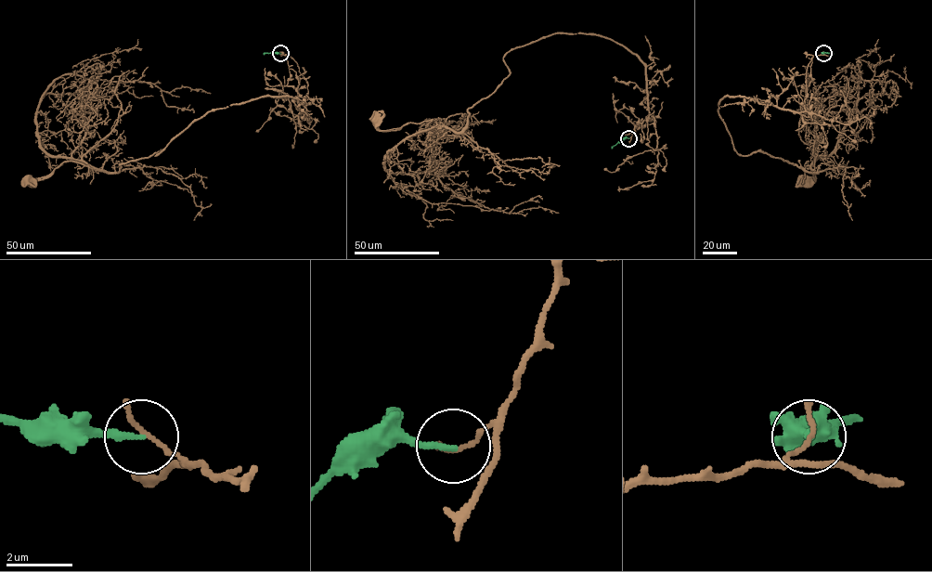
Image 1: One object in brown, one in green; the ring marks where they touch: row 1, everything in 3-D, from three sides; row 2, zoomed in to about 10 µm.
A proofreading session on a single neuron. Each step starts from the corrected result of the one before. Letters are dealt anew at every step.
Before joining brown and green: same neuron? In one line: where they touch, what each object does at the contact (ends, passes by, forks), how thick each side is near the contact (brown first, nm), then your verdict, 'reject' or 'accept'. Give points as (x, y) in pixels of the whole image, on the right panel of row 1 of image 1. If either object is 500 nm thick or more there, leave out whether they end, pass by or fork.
place (823, 53); brown ends; green ends; calibres 160 and 200 nm; reject

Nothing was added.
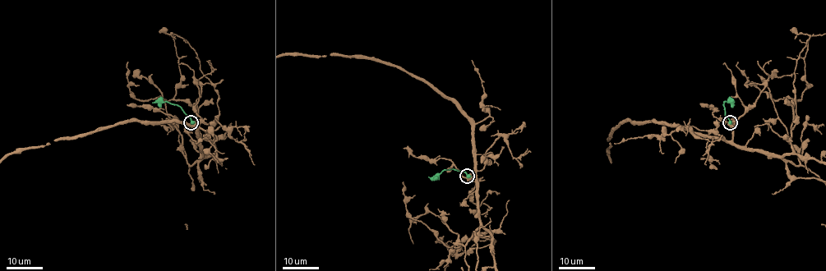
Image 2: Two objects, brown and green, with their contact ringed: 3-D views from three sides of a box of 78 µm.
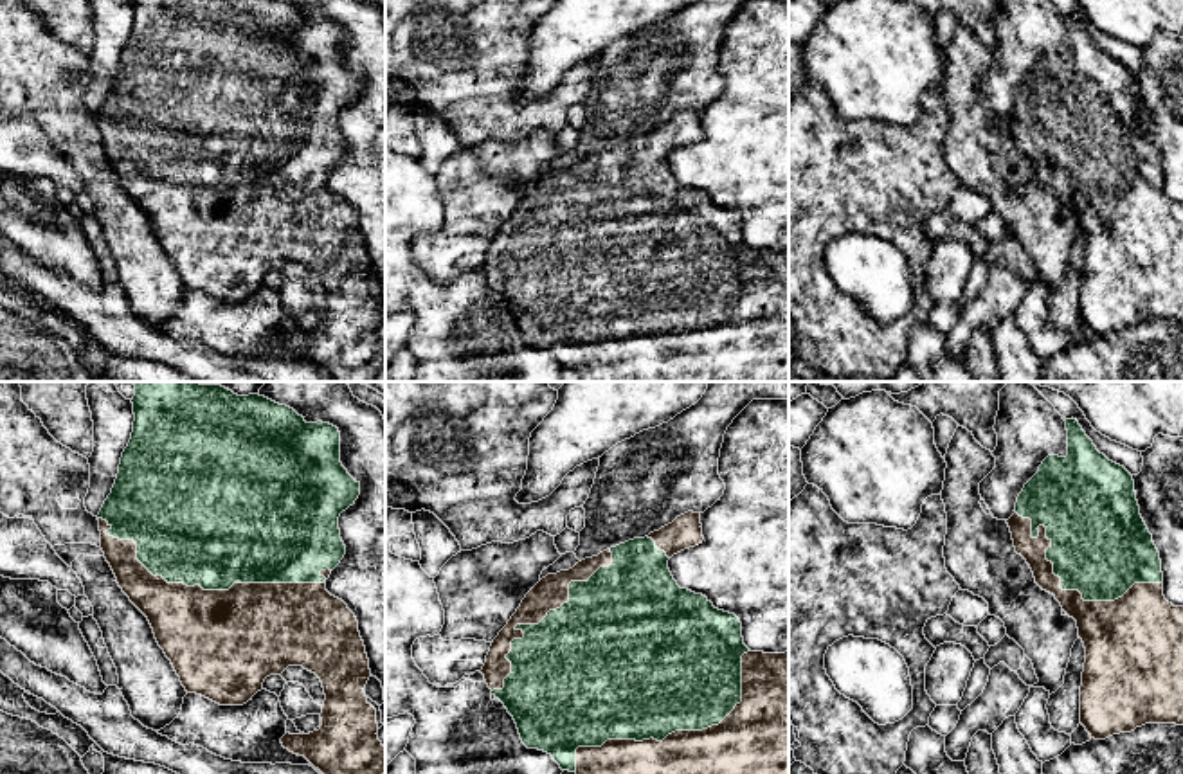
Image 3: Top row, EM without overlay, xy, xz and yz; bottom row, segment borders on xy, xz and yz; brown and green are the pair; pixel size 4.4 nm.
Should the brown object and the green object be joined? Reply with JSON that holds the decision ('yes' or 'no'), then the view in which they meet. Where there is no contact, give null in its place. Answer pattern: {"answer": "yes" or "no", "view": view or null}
{"answer": "yes", "view": "xy"}

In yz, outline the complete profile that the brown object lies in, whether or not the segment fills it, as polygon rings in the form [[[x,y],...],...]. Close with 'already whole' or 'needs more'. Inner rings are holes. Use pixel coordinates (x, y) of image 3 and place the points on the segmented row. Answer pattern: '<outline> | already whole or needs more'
[[[1077,419],[1066,421],[1068,455],[1048,455],[1025,484],[1016,513],[1007,520],[1016,553],[1030,565],[1035,583],[1055,596],[1077,621],[1086,648],[1080,686],[1080,724],[1095,740],[1131,733],[1145,724],[1183,725],[1183,607],[1163,596],[1160,553],[1136,500],[1133,475],[1097,450]]] | needs more

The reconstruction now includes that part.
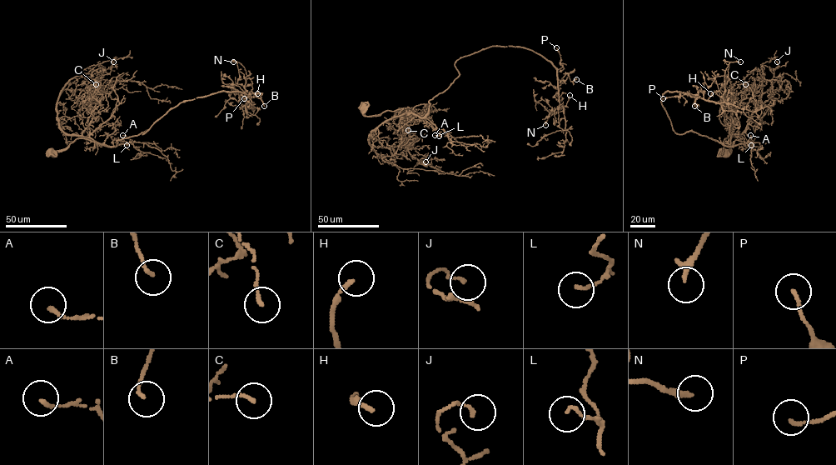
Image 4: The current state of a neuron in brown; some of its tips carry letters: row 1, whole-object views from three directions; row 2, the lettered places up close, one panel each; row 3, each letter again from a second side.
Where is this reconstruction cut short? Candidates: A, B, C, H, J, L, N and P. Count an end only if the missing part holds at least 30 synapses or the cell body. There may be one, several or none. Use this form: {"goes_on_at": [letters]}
{"goes_on_at": ["H", "N"]}

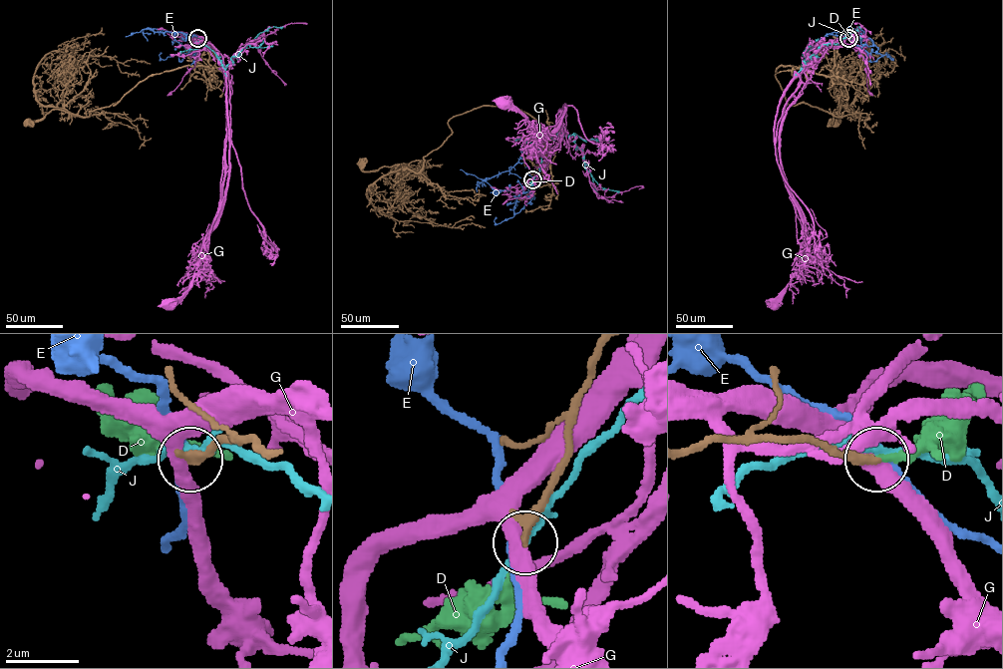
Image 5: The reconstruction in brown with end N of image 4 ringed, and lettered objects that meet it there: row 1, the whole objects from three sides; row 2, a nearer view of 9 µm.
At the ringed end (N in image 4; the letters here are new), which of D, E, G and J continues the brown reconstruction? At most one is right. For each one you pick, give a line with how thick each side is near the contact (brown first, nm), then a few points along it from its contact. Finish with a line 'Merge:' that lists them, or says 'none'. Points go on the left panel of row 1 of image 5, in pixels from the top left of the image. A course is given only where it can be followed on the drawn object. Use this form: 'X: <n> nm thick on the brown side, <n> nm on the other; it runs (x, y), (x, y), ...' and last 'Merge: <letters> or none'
D: 240 nm thick on the brown side, 190 nm on the other
Merge: D

